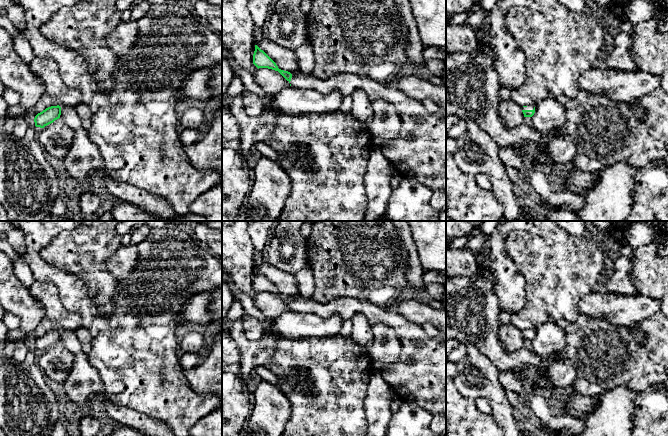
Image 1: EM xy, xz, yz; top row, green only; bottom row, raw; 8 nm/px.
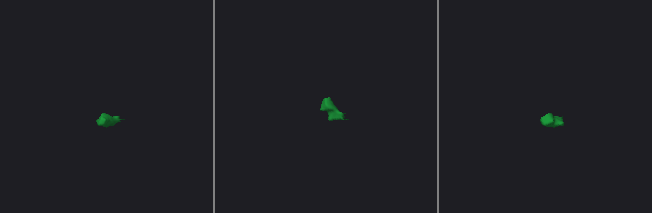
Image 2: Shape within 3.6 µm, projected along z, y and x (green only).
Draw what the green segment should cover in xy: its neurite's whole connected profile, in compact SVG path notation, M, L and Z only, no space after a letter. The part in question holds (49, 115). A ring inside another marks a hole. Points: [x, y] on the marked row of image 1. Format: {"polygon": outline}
{"polygon": "M59 105L48 107L35 116L34 118L35 126L44 128L45 126L59 119L60 115L61 107Z"}

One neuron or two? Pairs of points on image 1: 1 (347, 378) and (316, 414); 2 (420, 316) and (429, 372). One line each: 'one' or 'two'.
1: one
2: two

